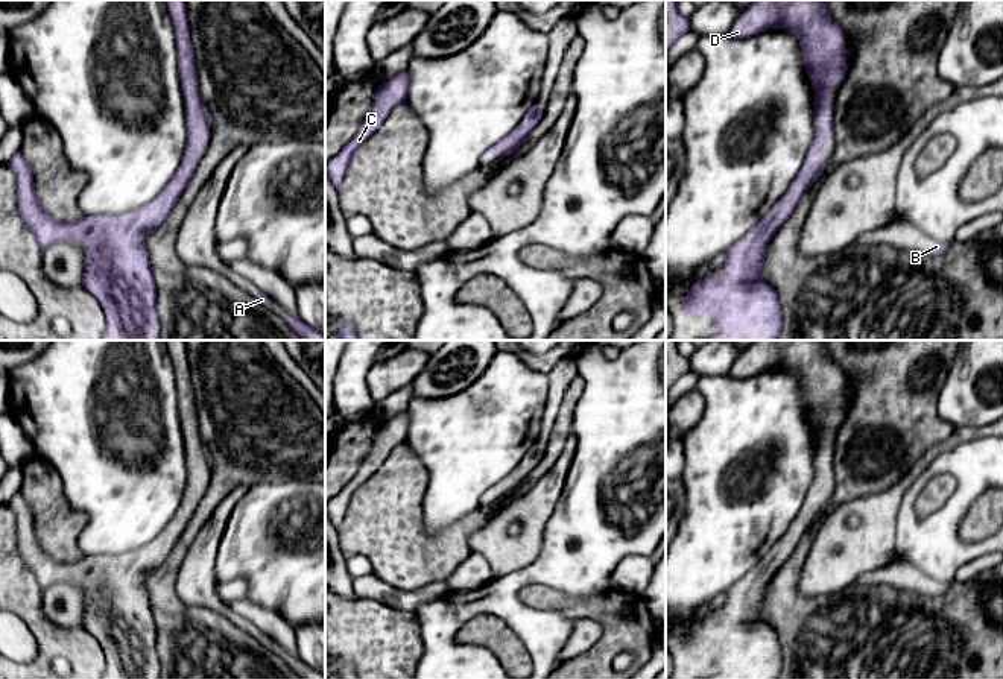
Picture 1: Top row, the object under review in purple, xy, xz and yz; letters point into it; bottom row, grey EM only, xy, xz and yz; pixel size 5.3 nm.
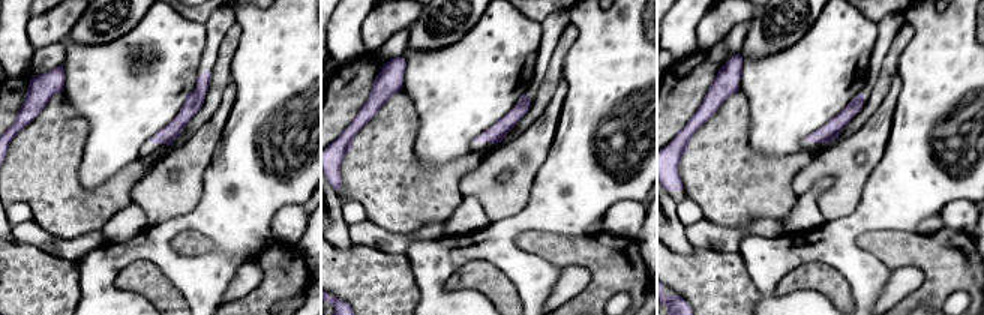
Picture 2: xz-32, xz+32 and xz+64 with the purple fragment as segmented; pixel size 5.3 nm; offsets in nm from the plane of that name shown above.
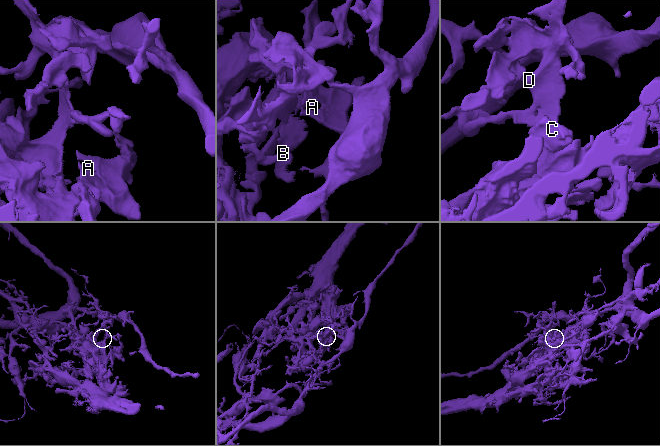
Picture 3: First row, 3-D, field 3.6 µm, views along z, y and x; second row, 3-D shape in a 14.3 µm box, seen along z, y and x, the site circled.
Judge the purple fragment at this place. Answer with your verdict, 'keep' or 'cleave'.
cleave

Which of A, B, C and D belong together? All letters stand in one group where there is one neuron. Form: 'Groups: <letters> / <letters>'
Groups: A B C / D

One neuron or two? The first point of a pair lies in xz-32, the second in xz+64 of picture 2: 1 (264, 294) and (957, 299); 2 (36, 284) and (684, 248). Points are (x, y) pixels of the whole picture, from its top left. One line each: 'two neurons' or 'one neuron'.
1: two neurons
2: two neurons

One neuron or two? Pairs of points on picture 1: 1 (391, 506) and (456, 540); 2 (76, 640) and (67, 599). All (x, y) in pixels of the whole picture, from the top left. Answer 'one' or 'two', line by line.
1: one
2: two

